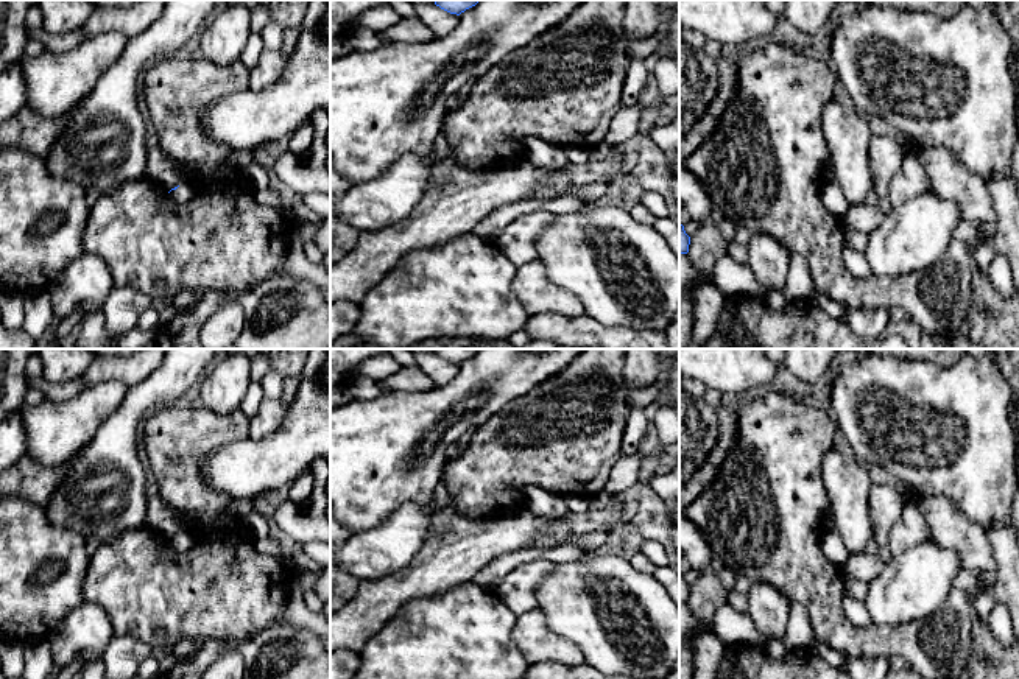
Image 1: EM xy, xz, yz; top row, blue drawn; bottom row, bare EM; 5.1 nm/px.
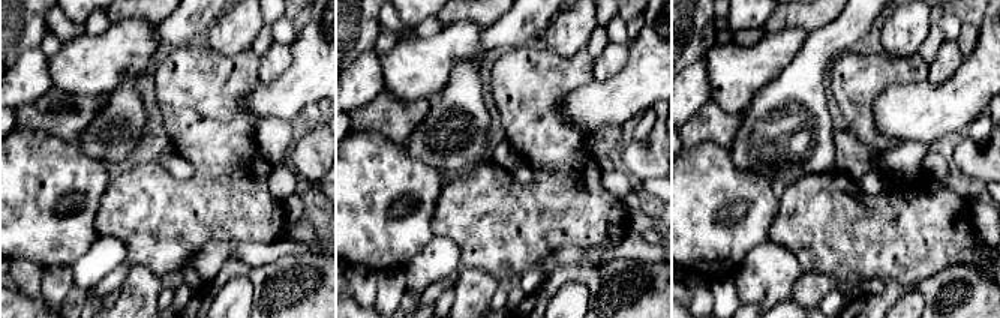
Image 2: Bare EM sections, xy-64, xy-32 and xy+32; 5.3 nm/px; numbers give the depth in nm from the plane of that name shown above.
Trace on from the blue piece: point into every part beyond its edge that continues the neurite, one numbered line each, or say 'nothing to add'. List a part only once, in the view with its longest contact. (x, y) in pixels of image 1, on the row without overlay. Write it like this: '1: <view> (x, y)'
1: xy (184, 541)

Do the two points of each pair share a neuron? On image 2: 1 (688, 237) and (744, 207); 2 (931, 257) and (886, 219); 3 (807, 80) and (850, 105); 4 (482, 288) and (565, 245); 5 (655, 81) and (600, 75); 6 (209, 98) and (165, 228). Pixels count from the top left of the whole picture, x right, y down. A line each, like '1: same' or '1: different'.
1: same
2: same
3: different
4: different
5: different
6: same

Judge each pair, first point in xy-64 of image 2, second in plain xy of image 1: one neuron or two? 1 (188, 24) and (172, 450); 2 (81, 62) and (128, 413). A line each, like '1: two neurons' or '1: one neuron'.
1: two neurons
2: two neurons

